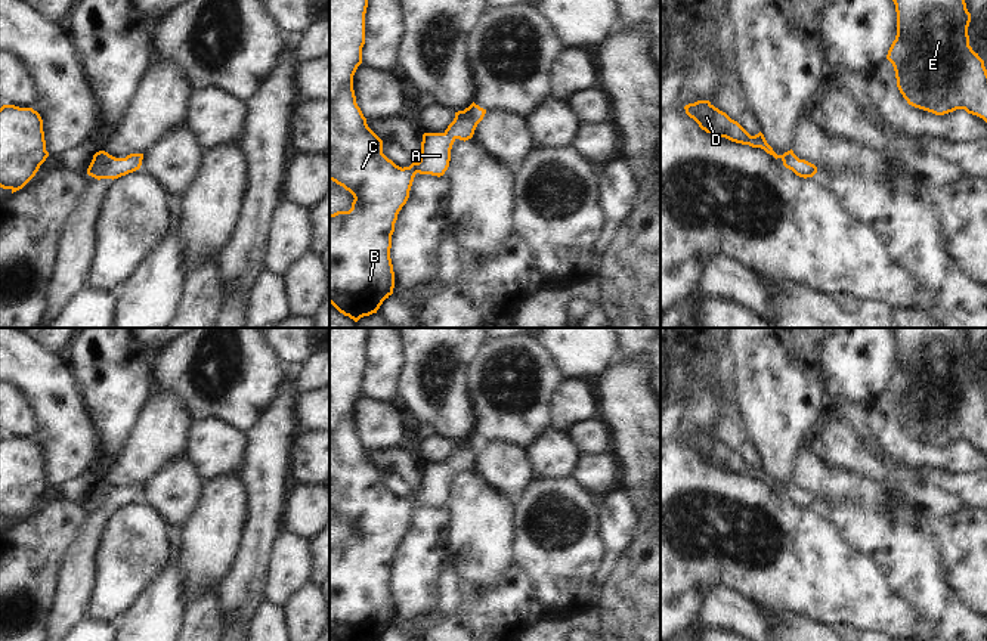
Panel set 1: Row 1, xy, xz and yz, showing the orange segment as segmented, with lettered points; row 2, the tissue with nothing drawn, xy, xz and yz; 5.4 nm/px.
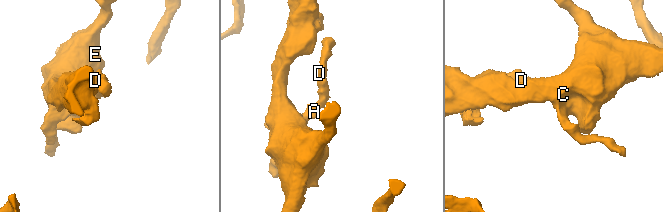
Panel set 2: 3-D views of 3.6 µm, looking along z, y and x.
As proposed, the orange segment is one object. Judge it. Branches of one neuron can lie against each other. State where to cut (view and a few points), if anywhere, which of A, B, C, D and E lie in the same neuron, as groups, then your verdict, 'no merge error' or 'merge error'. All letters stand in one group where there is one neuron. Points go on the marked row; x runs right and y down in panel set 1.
cut none; groups A B C D E; no merge error

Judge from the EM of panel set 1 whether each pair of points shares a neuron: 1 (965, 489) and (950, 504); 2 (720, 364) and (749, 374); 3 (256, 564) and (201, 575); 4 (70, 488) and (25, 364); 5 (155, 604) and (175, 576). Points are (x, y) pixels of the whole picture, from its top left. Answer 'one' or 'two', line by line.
1: two
2: two
3: two
4: two
5: one

